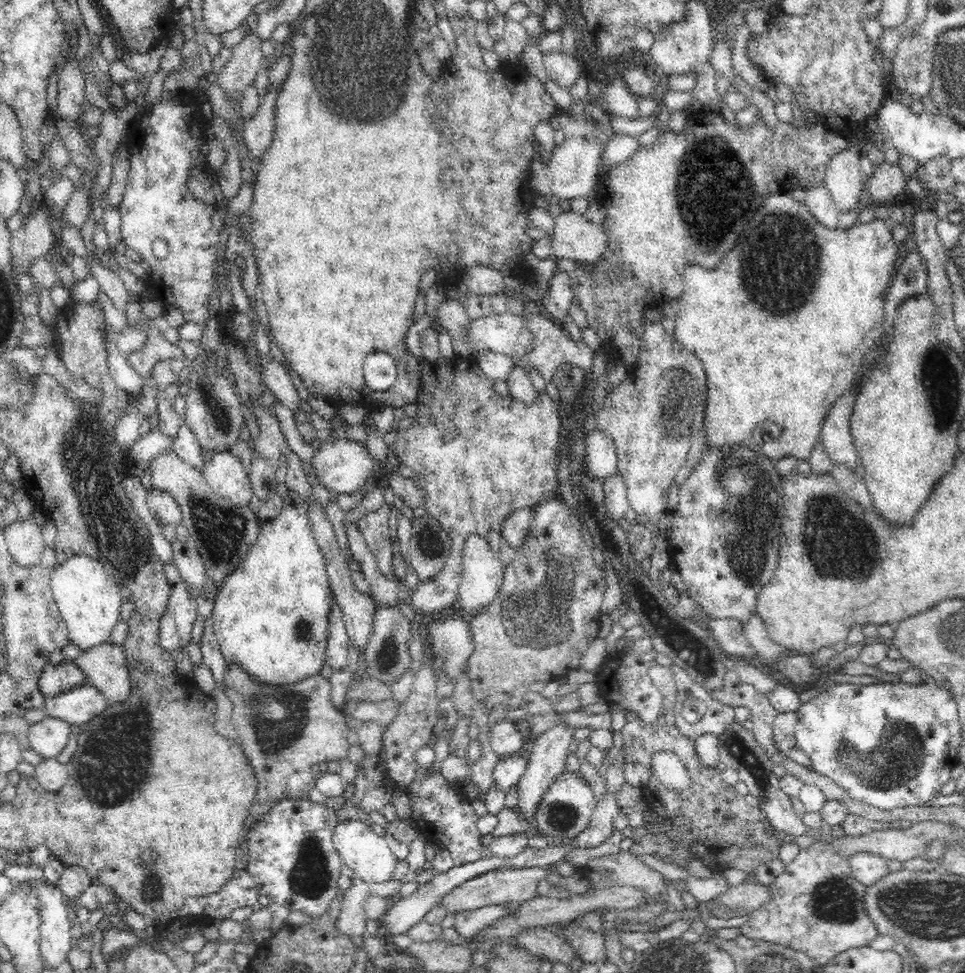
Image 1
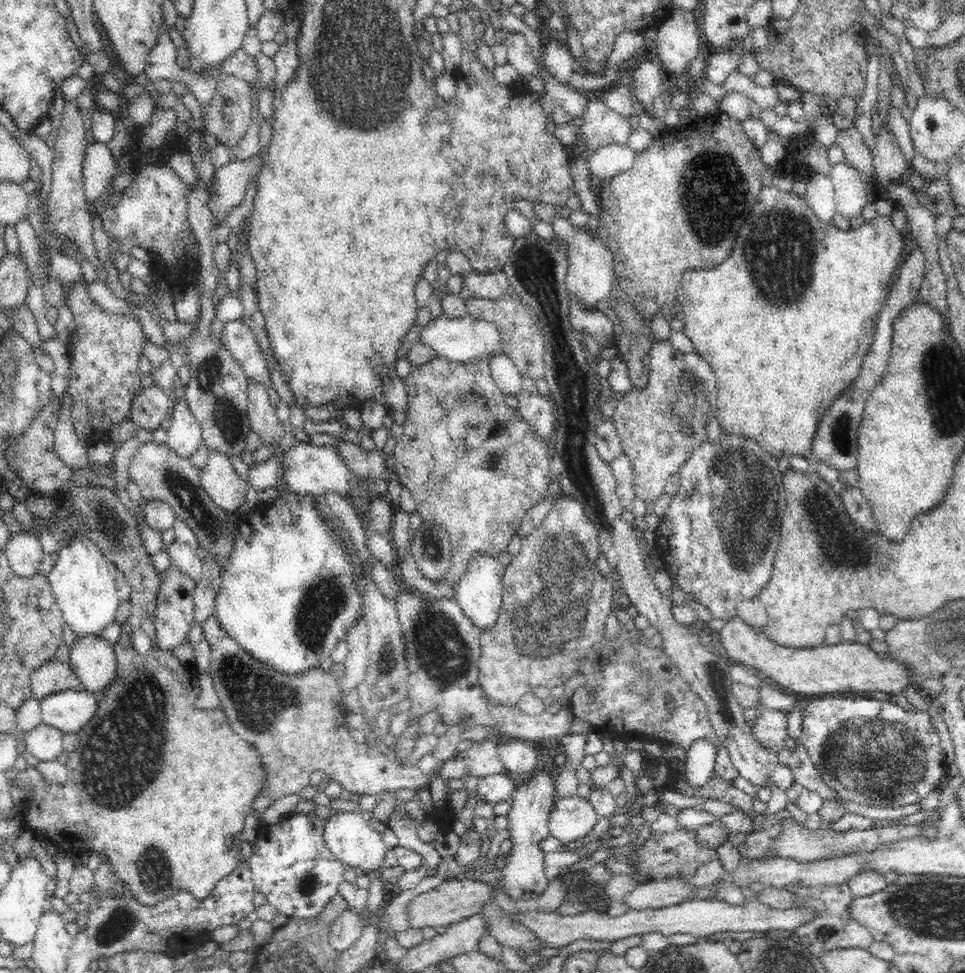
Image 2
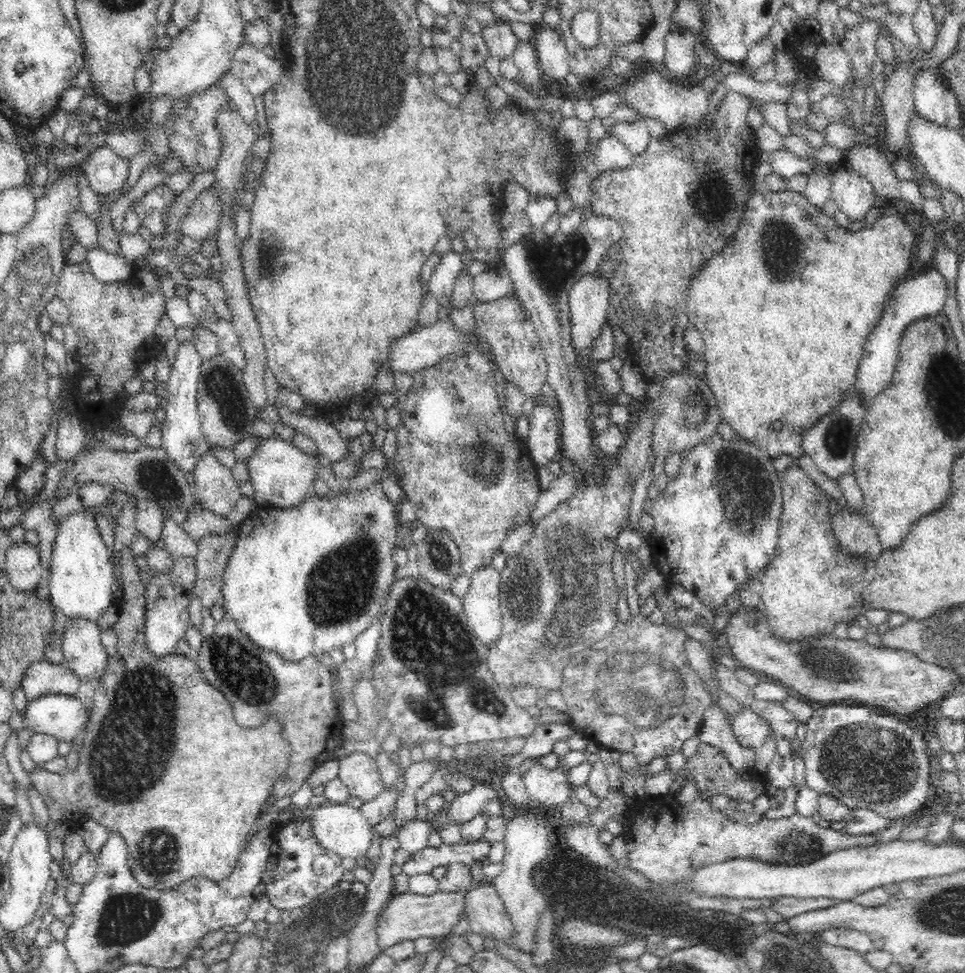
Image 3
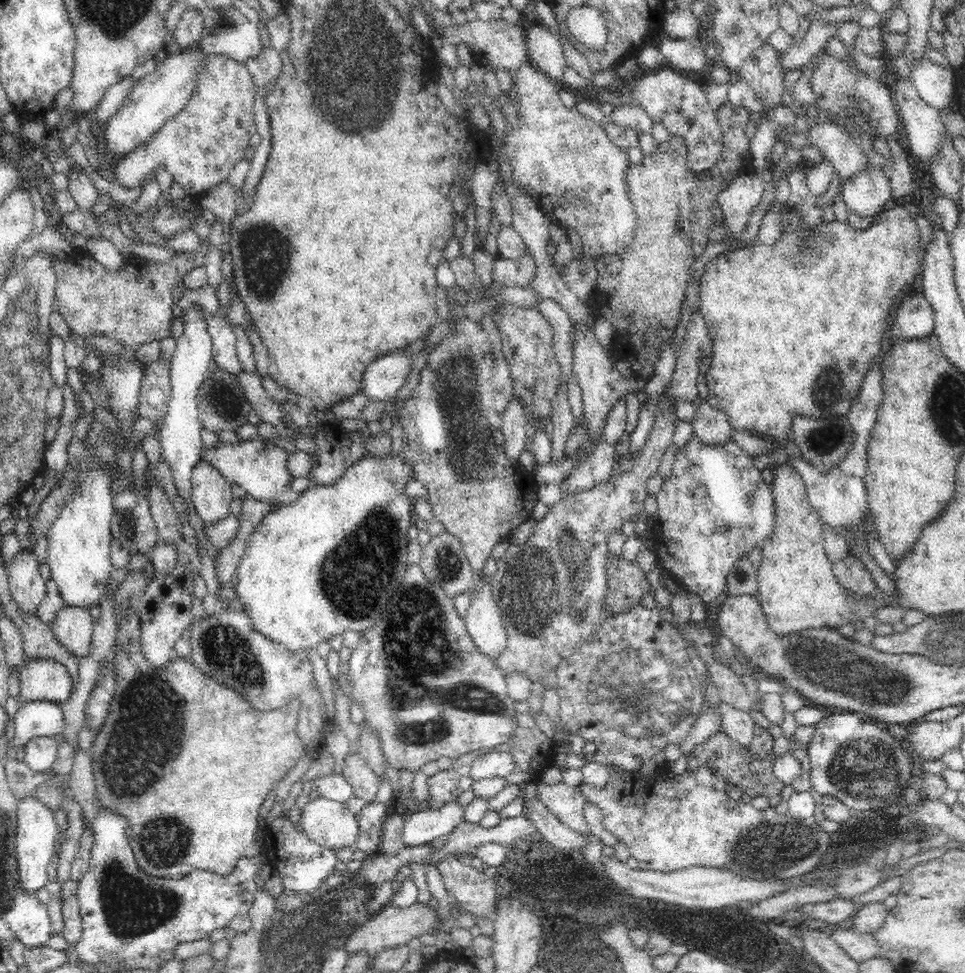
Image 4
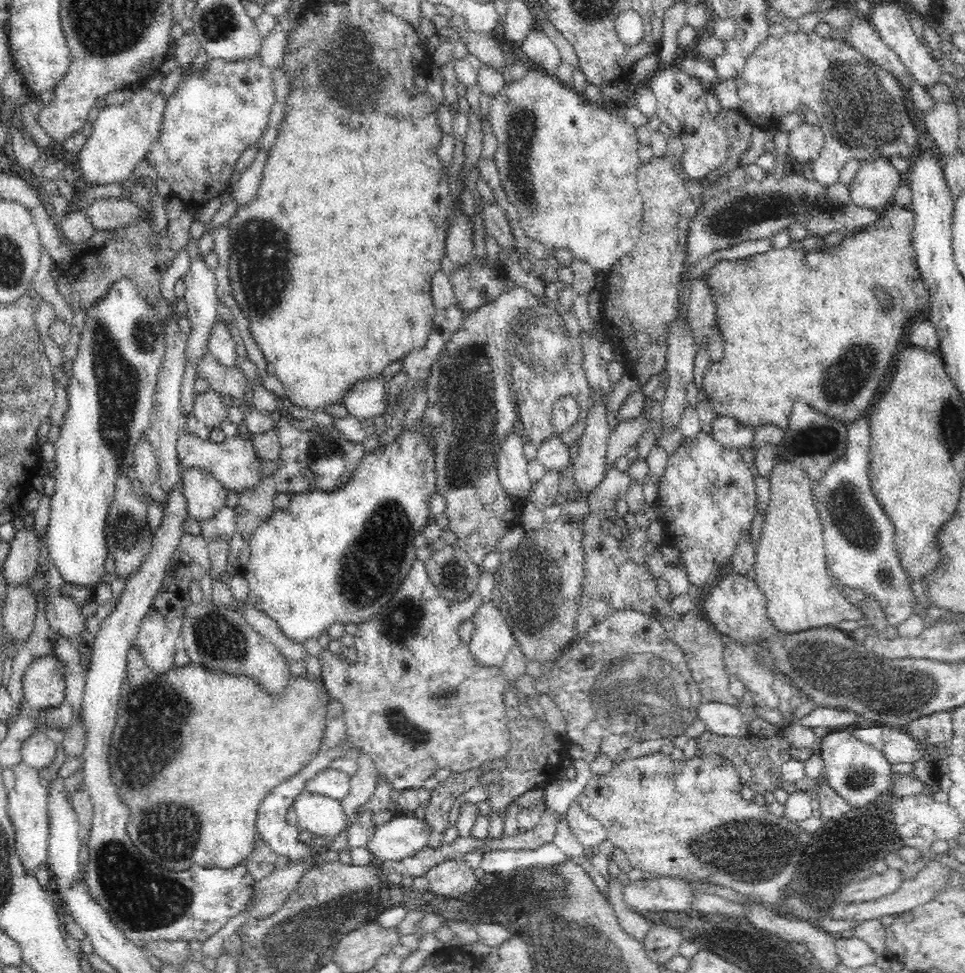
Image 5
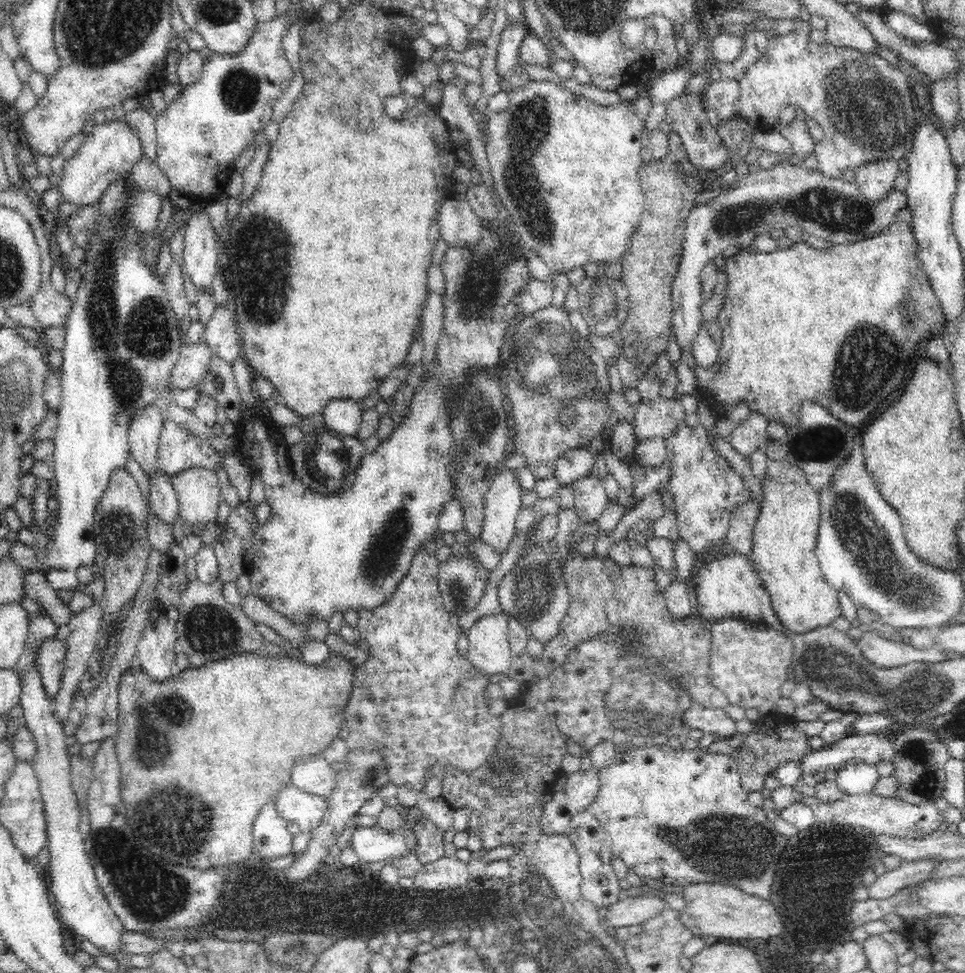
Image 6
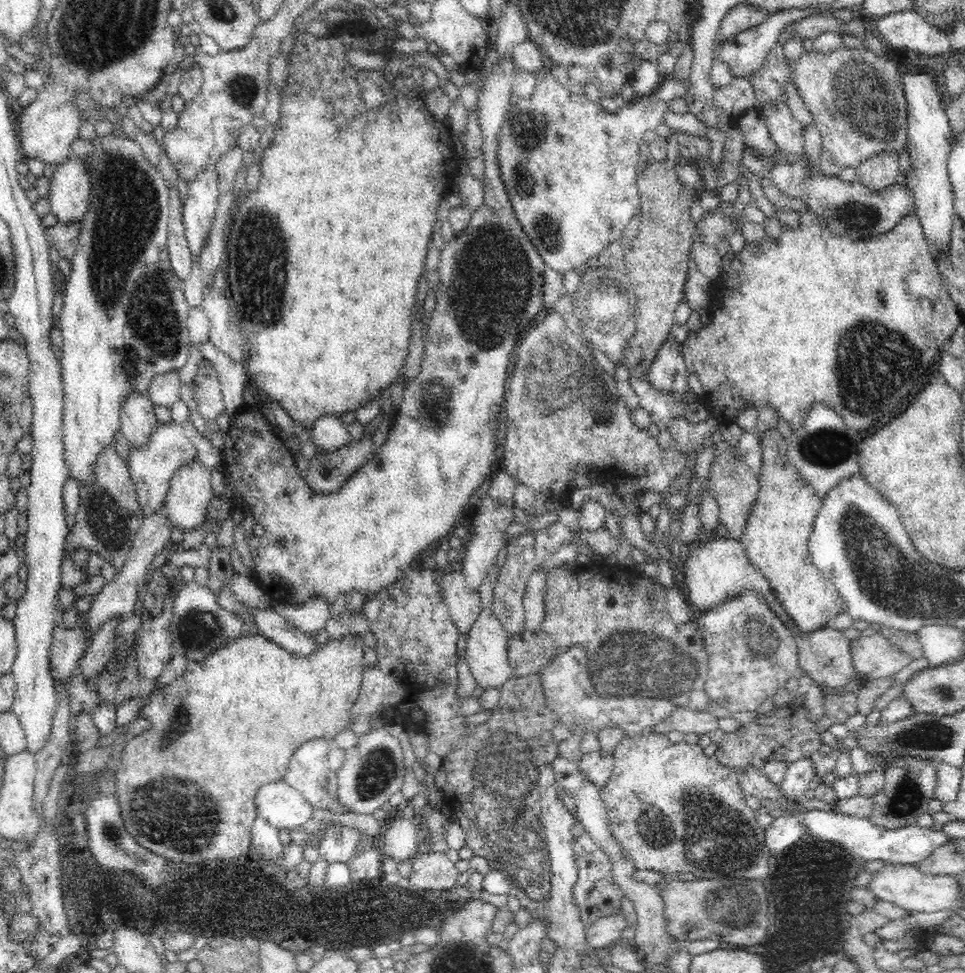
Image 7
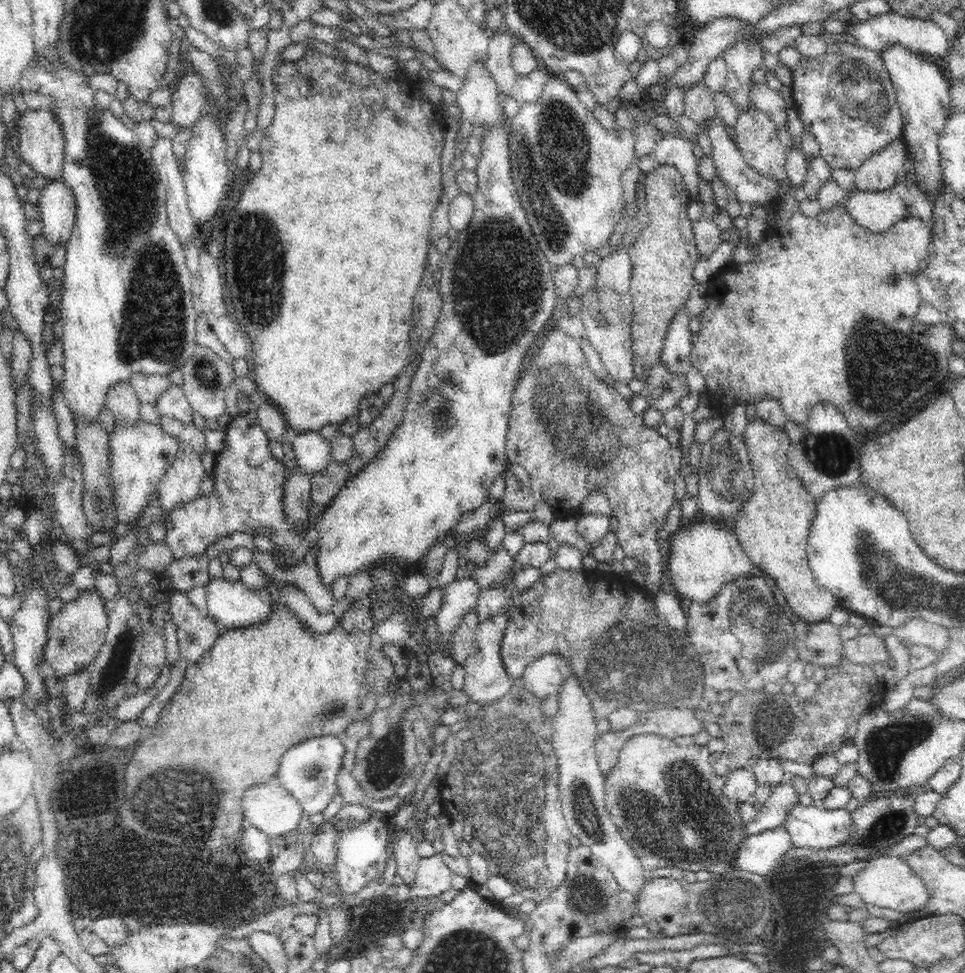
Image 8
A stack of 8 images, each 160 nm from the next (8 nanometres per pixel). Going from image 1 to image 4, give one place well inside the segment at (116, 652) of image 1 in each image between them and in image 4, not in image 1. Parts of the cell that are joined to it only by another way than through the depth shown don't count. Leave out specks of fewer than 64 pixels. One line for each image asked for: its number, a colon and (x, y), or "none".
2: (92, 659)
3: (84, 654)
4: (73, 626)

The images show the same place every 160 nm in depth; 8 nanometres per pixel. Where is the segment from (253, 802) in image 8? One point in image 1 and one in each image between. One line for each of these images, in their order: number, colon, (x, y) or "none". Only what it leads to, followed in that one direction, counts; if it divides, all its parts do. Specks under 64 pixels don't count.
1: (367, 854)
2: (351, 837)
3: (340, 828)
4: (327, 823)
5: (320, 815)
6: (291, 804)
7: (280, 806)

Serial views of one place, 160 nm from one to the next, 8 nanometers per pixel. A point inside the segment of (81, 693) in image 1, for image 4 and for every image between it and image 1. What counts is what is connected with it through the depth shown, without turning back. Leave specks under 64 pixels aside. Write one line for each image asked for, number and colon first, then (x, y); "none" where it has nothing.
2: (68, 711)
3: (61, 716)
4: (33, 719)

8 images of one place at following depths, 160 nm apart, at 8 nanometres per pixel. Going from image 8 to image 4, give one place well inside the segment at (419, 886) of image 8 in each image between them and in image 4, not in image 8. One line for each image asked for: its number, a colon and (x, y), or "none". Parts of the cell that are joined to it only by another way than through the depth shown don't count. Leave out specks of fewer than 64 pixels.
4: (475, 891)
5: (452, 879)
6: (447, 872)
7: (431, 869)

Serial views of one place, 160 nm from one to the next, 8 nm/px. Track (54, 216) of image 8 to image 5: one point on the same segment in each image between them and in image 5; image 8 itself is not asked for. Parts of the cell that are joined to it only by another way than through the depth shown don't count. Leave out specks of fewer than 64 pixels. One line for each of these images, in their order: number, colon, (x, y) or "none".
5: (122, 135)
6: (112, 149)
7: (68, 195)

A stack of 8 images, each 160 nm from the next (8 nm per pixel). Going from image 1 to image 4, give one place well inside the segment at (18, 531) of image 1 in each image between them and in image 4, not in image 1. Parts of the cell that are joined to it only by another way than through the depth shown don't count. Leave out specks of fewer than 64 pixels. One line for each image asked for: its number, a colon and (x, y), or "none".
2: (24, 552)
3: (23, 568)
4: (27, 587)

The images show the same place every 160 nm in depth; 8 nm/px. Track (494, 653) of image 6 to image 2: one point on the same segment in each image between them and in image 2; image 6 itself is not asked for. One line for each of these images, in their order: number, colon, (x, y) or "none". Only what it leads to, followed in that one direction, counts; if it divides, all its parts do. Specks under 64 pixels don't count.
2: (479, 592)
3: (482, 610)
4: (484, 624)
5: (491, 639)

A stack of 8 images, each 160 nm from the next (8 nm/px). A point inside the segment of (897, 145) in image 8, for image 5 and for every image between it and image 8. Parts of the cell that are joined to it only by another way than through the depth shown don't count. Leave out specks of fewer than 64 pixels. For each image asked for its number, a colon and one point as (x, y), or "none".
5: (876, 180)
6: (875, 178)
7: (879, 171)

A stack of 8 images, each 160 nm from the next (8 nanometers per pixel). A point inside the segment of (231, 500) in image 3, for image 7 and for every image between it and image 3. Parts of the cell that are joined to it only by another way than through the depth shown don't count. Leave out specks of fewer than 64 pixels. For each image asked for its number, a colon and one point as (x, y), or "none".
4: (212, 495)
5: (204, 496)
6: (198, 492)
7: (190, 490)

